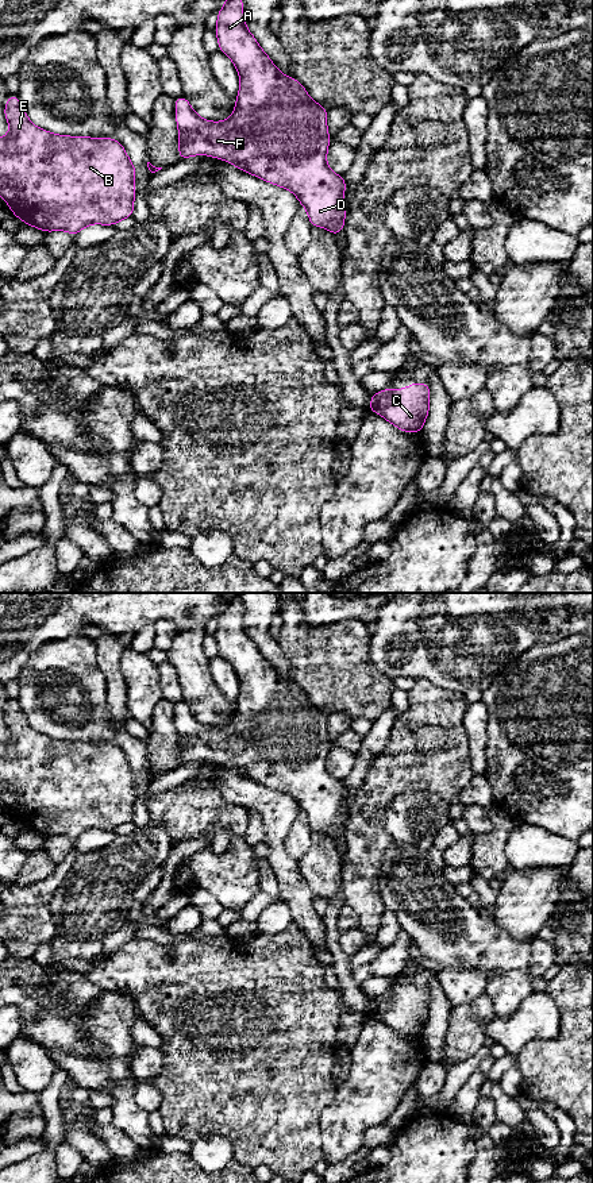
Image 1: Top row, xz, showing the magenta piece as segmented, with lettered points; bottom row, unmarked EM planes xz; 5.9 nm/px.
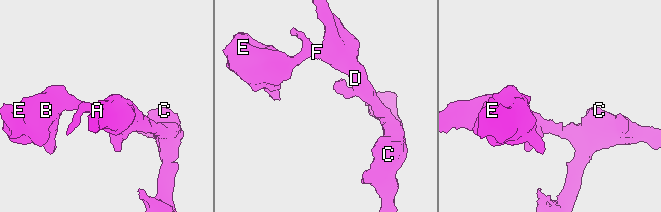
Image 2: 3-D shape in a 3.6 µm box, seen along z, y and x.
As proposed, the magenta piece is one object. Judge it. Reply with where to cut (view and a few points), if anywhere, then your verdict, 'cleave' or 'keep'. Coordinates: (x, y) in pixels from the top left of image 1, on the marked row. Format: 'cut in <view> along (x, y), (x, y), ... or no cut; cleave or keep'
no cut; keep

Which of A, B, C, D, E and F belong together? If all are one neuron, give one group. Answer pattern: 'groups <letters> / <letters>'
groups A B C D E F

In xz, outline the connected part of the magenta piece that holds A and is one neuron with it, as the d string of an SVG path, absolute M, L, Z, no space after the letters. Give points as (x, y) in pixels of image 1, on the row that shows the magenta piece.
M227 0L216 12L217 24L213 28L219 50L234 62L239 74L235 109L227 120L209 122L193 111L184 95L174 97L180 161L193 155L209 155L288 189L307 209L311 227L323 227L336 236L344 231L347 208L342 201L346 180L327 166L331 142L327 108L313 101L294 77L284 76L272 62L246 27L243 9L242 0Z

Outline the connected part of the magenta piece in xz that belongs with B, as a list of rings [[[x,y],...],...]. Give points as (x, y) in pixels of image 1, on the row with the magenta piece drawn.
[[[16,95],[7,99],[4,117],[9,123],[9,132],[0,138],[0,196],[12,215],[45,232],[62,230],[73,236],[91,224],[115,226],[132,217],[136,167],[119,140],[107,136],[55,135],[42,130],[30,122]]]

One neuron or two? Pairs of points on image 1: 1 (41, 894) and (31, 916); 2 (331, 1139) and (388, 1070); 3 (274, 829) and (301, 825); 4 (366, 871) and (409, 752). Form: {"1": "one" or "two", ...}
{"1": "two", "2": "one", "3": "two", "4": "one"}

